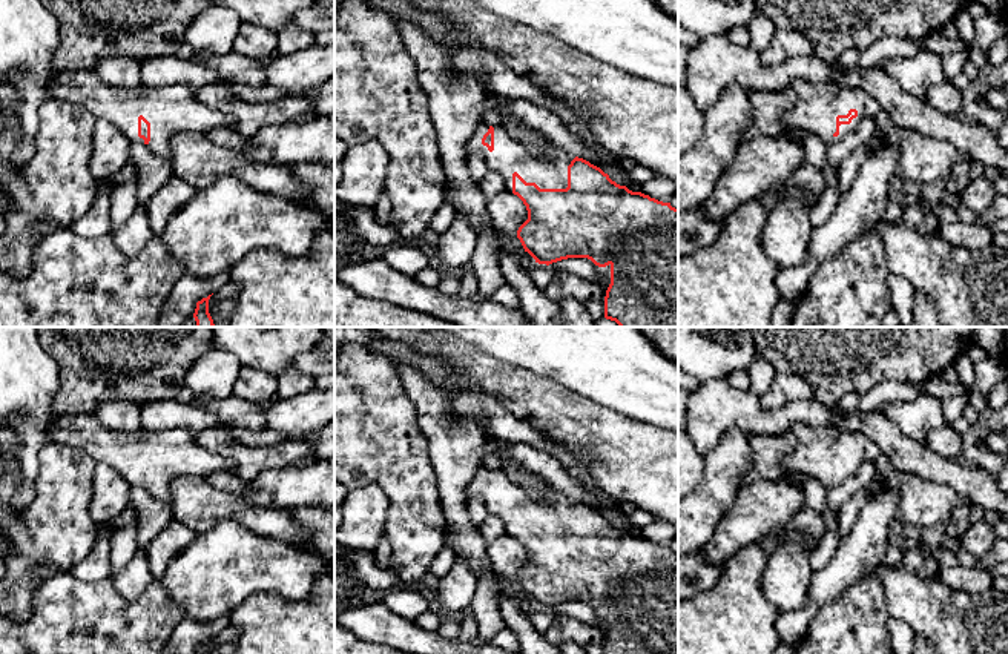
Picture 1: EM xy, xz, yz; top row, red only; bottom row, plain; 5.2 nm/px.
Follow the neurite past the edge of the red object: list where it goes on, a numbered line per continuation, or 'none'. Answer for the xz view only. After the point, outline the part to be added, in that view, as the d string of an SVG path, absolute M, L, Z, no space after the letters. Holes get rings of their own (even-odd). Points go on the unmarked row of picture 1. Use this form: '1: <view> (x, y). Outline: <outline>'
1: xz (548, 513). Outline: M479 465L468 485L468 496L482 496L489 514L497 516L506 534L512 536L512 517L517 516L526 527L535 527L540 533L566 533L568 510L575 502L566 494L546 485L539 497L532 497L516 484L502 468L494 471L494 494L482 488L483 479L491 470Z

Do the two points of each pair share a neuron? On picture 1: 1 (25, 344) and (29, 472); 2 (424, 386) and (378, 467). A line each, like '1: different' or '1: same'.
1: same
2: different

